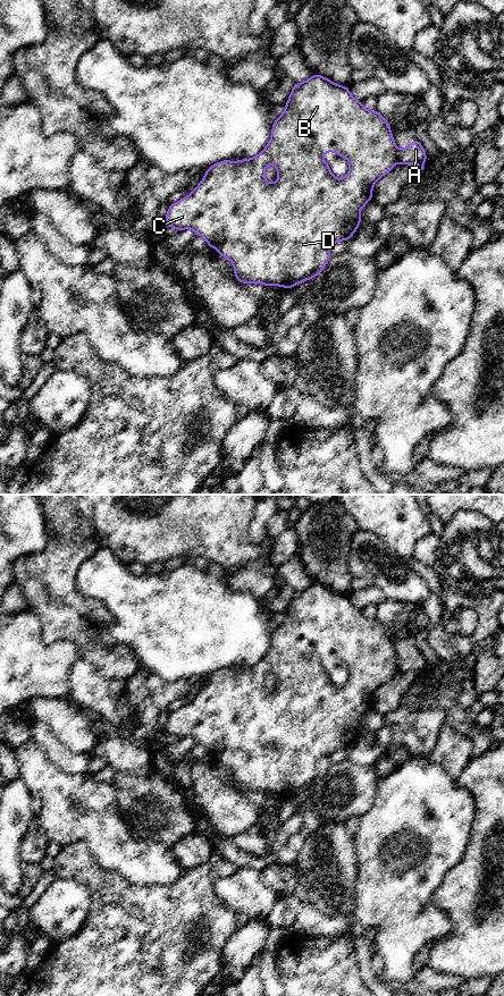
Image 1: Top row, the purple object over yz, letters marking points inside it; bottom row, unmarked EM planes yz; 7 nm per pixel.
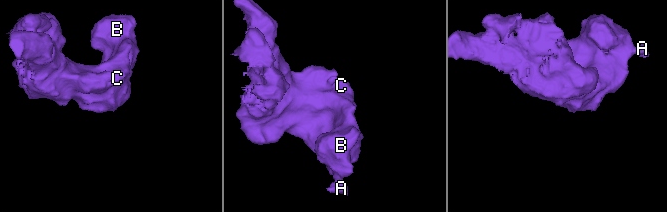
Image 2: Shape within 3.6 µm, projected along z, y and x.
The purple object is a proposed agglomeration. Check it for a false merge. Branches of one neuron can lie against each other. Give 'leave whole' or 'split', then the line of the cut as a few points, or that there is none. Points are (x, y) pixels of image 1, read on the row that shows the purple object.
split; cut yz (398, 150), (396, 161)

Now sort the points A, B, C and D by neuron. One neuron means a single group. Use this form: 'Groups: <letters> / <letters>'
Groups: A / B C D

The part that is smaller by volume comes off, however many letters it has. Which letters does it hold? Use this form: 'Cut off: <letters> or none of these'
Cut off: A

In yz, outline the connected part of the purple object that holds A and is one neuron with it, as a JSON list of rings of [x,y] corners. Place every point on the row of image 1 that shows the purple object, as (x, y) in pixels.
[[[417,138],[408,147],[398,150],[397,154],[400,164],[415,163],[419,166],[419,172],[425,169],[423,163],[427,161],[426,151]]]

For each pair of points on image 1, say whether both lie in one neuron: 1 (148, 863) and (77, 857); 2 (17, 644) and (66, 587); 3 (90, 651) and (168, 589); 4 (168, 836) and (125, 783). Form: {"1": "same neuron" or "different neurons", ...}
{"1": "different neurons", "2": "different neurons", "3": "different neurons", "4": "same neuron"}

